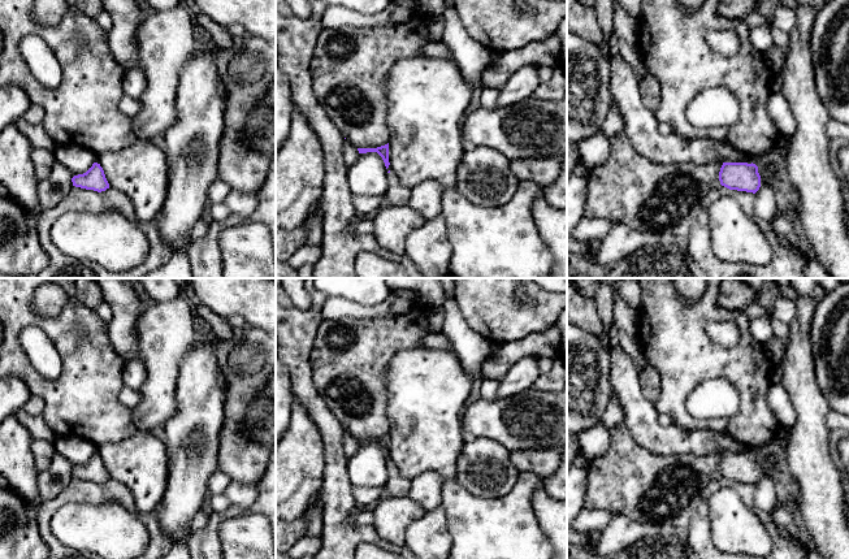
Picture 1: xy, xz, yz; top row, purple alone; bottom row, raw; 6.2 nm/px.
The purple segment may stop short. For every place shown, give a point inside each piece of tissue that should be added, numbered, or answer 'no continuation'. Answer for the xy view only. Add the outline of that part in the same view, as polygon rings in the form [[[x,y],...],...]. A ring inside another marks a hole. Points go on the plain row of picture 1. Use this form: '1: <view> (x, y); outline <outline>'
no continuation

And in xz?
1: xz (397, 485); outline [[[391,458],[386,460],[387,463],[387,480],[385,484],[385,491],[389,497],[408,497],[411,489],[411,480],[403,477],[397,465],[393,463]]]

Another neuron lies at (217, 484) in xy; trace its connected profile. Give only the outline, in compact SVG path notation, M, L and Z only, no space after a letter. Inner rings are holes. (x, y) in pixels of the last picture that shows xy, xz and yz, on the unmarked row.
M215 472L215 474L209 478L208 482L209 495L224 494L230 481L231 480L224 472Z

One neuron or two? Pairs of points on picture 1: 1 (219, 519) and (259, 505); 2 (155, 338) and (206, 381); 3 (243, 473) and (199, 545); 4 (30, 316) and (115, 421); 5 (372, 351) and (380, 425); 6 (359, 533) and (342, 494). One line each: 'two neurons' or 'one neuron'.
1: one neuron
2: two neurons
3: two neurons
4: one neuron
5: one neuron
6: one neuron

